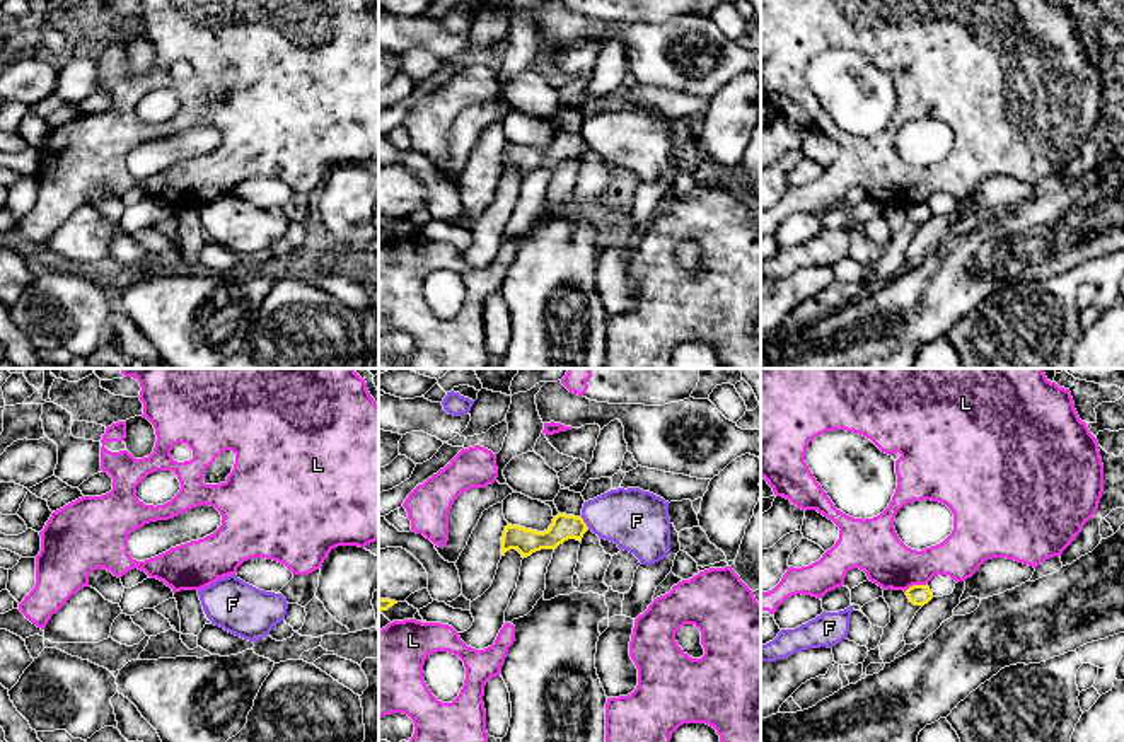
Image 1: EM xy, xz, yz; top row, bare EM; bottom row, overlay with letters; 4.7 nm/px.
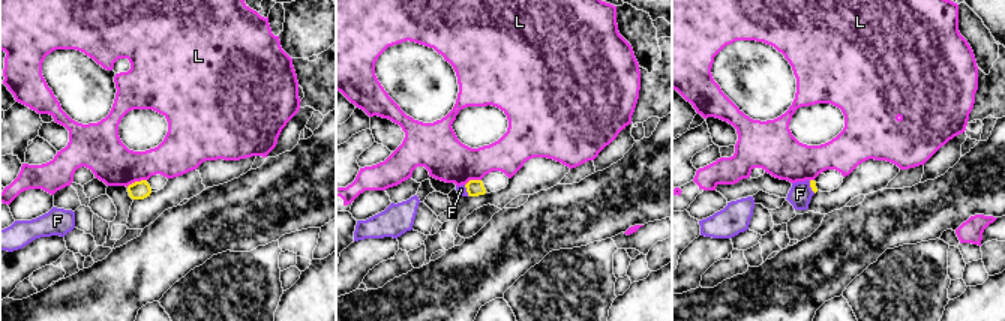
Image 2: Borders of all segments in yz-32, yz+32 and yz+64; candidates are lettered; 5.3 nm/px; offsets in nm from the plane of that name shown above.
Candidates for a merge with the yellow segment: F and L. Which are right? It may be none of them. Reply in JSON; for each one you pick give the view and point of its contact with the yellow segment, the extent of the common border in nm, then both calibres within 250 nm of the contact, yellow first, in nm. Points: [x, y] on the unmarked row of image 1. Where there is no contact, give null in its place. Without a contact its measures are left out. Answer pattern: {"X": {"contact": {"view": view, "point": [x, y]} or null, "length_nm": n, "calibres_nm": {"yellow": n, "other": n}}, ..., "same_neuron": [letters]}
{"same_neuron": []}

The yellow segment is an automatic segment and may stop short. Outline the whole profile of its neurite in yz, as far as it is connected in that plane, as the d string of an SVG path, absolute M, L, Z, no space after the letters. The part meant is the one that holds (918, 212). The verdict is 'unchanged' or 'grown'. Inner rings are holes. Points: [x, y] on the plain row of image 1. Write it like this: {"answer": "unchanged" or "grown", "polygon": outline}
{"answer": "unchanged", "polygon": "M913 203L906 208L906 213L914 223L924 223L933 217L928 203Z"}

